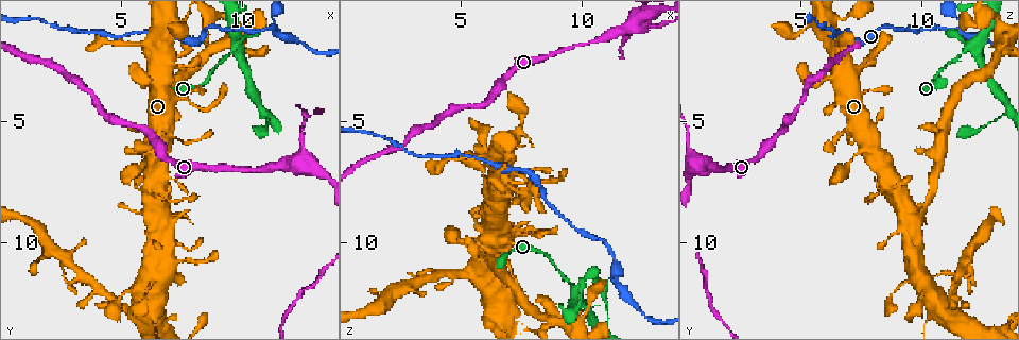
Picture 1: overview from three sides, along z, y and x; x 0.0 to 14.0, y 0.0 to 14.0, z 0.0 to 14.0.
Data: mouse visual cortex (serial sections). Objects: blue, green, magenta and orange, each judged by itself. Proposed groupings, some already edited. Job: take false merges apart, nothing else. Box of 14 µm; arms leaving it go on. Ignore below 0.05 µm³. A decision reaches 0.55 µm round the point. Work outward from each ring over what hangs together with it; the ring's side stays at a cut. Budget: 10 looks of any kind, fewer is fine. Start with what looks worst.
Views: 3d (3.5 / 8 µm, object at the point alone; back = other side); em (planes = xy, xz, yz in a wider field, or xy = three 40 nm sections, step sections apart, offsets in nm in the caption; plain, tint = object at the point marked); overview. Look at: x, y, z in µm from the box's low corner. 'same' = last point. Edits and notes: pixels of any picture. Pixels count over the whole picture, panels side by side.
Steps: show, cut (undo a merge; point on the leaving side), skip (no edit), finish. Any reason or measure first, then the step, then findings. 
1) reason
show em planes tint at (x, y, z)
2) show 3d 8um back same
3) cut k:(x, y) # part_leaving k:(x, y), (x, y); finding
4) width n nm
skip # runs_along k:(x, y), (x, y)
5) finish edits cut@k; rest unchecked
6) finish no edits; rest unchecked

three arms meet
show 3d 3.5um at (7.6, 4.0, 7.4)

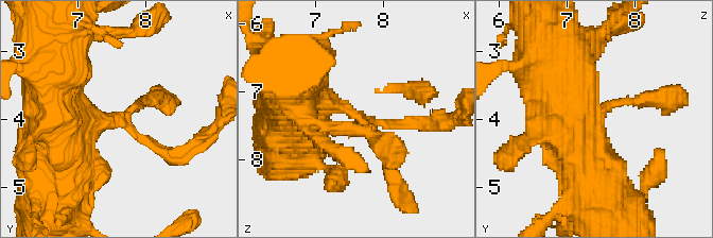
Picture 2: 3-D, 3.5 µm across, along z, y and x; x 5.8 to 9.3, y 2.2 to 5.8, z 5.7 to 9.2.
arms 3; arm_widths 150, 150, 500 nm; shape alone is not enough
show em xy step 2 tint at (7.65, 4.05, 7.45)

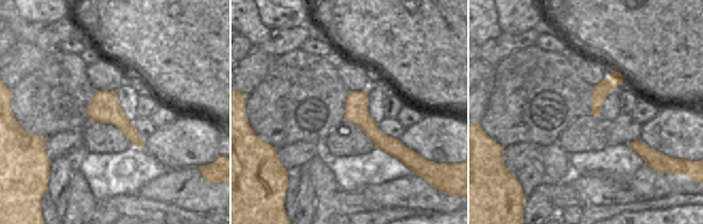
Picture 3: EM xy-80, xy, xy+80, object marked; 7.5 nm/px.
skip # runs_along 2:(281, 103), (320, 96), (363, 122), (421, 122); all the same cell

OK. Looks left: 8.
sharp bend
show 3d 3.5um at (11.3, 1.3, 11.6)

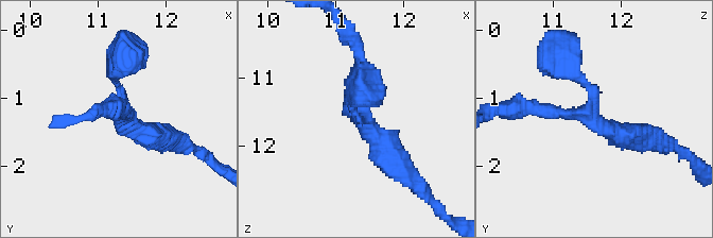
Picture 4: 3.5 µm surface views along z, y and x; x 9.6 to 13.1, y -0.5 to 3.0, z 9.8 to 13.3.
arms 3; arm_widths 200, 200, 350 nm
show em xy step 1 tint at (11.35, 1.20, 11.55)

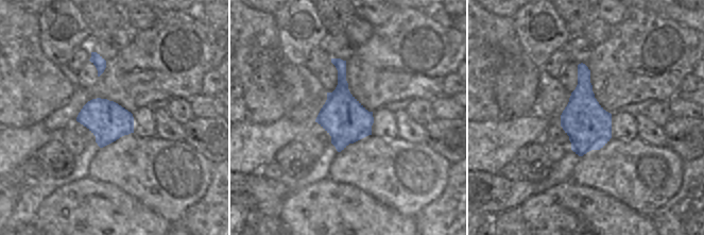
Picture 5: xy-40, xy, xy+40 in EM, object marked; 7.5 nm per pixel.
skip # runs_along 4:(353, 44), (360, 115), (399, 164); all the same cell

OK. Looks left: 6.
branch point
show 3d 3.5um at (12.1, 6.7, 1.0)

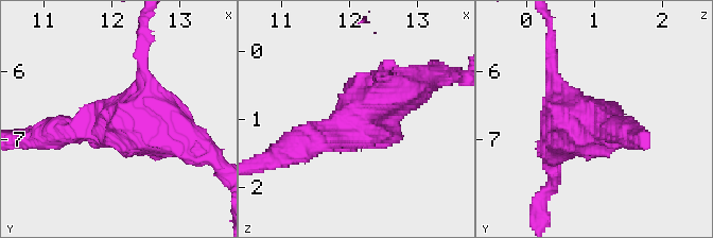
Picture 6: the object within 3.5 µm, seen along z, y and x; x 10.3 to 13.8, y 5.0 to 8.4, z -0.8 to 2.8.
skip # runs_along 6:(322, 141), (374, 96), (432, 77); one cell here

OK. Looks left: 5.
calibre changes
show 3d 3.5um at (11.0, 4.7, 13.4)

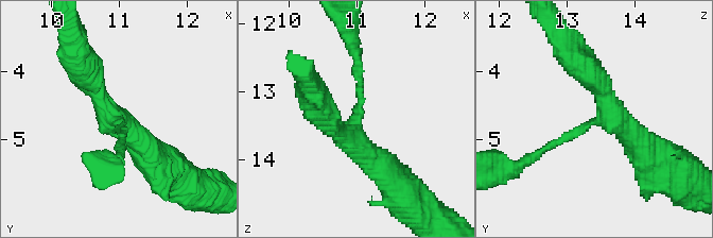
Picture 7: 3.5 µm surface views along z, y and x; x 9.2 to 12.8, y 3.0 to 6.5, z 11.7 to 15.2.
arms 3; arm_widths 100, 350, 350 nm; now the EM
show em xy step 1 tint at (11.00, 4.75, 13.40)

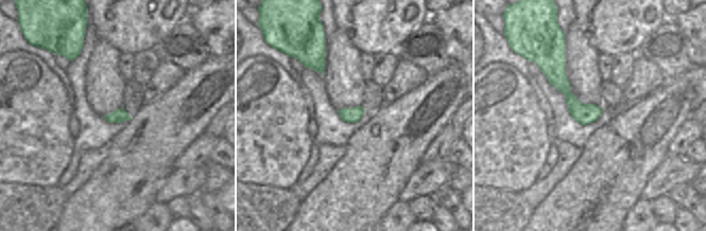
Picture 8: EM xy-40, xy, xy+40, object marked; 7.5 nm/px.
width 110 nm
skip # runs_along 8:(560, 54), (560, 82), (585, 122); one cell here

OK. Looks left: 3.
finish no edits; rest unchecked

